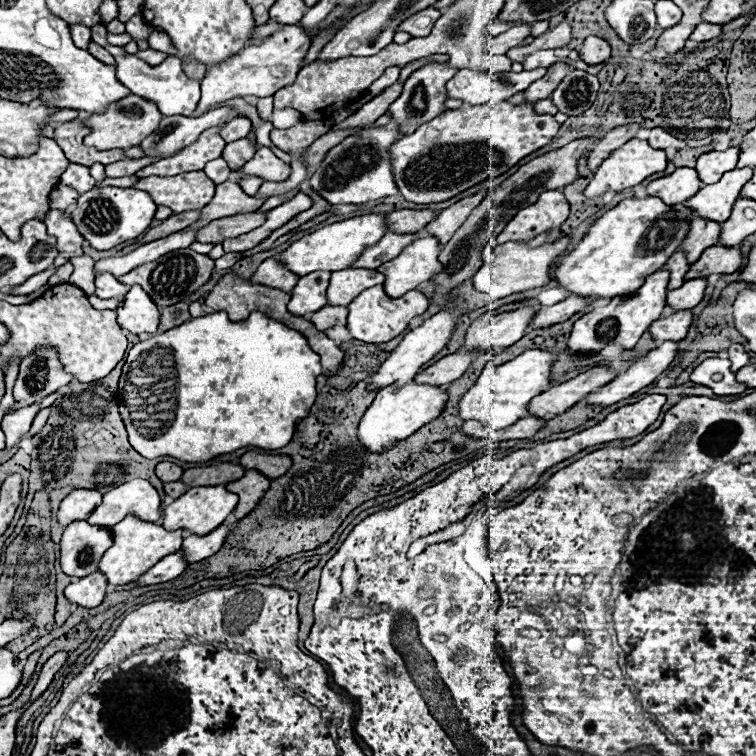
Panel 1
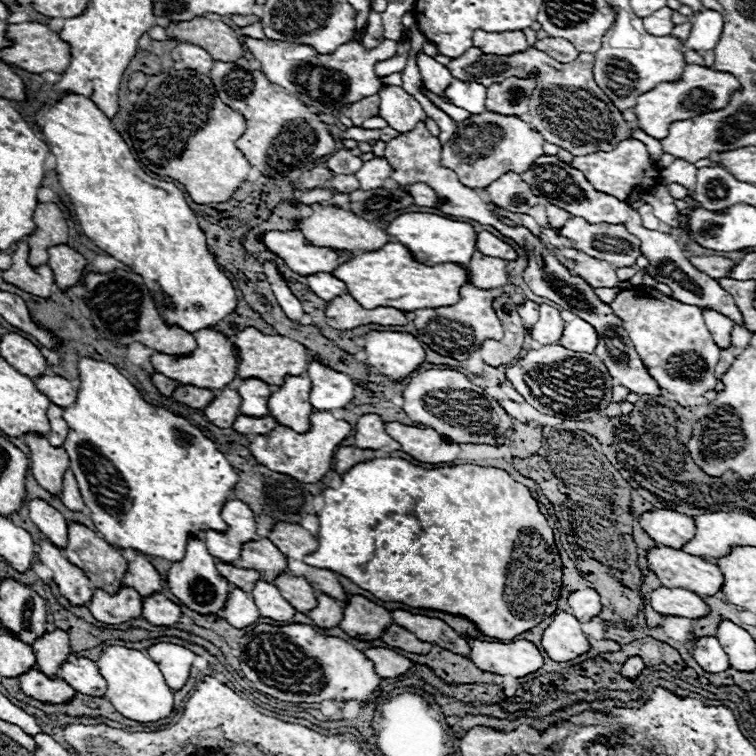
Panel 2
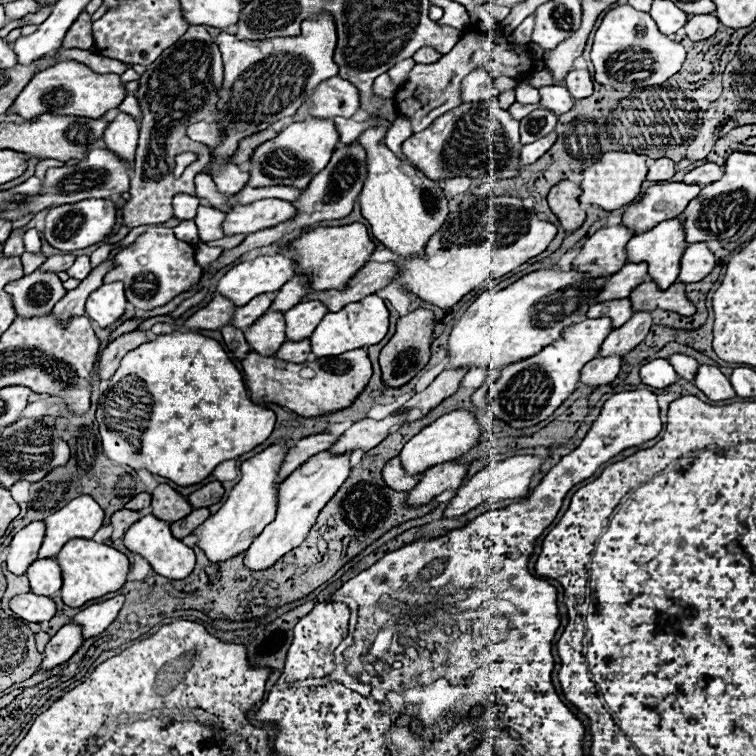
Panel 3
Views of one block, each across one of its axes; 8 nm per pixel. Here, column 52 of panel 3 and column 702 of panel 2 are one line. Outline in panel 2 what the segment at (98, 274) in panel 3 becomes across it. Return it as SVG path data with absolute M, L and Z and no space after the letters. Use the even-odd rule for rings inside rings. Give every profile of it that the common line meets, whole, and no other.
M704 308L704 310L702 310L702 316L704 316L706 328L710 330L714 342L716 342L720 348L728 348L728 346L730 346L730 332L732 332L732 328L734 328L734 320L722 316L720 312L714 312L712 308Z

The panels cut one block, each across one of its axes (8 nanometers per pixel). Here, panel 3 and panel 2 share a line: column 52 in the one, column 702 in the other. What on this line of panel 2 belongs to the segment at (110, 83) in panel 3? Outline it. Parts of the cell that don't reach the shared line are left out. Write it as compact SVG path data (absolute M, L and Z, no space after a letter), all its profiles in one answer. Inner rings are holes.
M688 64L680 82L674 84L658 84L654 90L638 96L638 104L634 106L634 114L638 116L638 126L648 136L662 140L662 136L668 134L668 124L674 120L688 120L712 110L720 110L730 102L730 96L734 90L740 90L740 82L728 74L718 72L706 66Z

